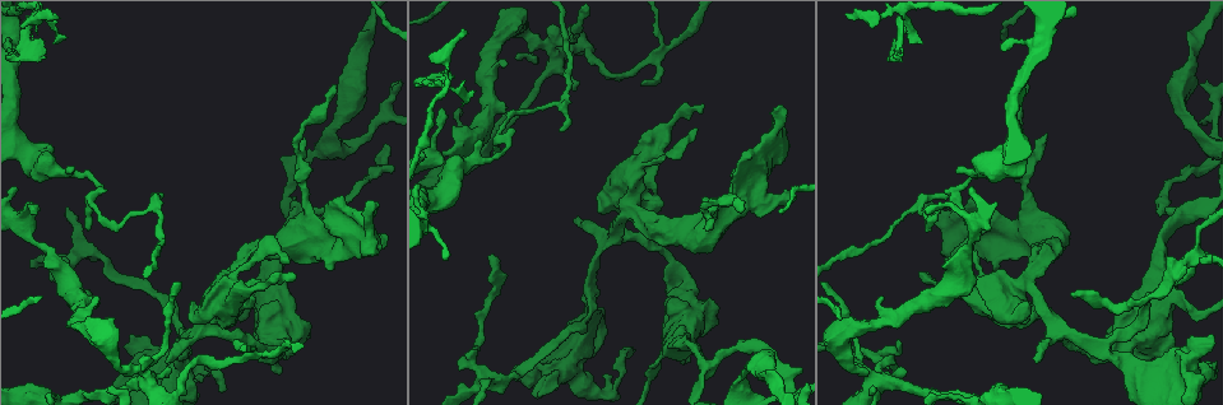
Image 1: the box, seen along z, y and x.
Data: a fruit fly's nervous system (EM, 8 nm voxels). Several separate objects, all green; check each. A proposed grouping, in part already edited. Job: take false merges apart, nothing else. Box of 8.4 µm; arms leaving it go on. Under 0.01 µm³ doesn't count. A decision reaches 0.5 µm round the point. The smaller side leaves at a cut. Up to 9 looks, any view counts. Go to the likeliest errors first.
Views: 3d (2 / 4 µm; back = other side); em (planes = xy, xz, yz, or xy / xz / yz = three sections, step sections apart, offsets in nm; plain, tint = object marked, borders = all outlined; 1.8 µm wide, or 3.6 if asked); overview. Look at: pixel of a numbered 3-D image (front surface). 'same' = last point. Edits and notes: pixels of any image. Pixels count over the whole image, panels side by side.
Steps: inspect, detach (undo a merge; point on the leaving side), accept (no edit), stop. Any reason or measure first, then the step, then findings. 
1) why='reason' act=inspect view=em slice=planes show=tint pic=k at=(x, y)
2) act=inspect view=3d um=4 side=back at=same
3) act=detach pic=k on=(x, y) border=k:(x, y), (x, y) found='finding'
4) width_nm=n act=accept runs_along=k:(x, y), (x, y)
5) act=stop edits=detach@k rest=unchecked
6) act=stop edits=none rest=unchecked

act=inspect view=3d um=2 side=back pic=1 at=(1107, 352)

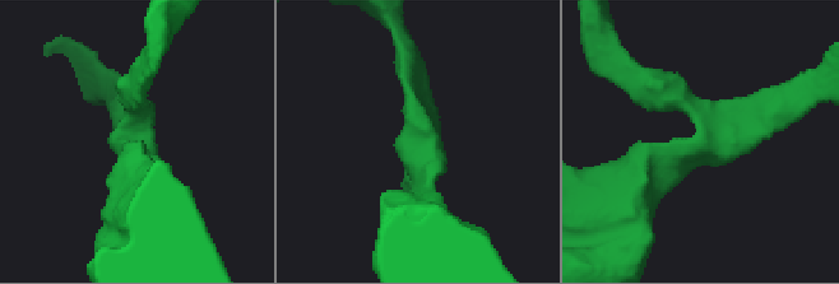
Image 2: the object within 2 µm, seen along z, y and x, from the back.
why='now the EM' act=inspect view=em um=3.6 slice=planes show=tint pic=2 at=(132, 145)

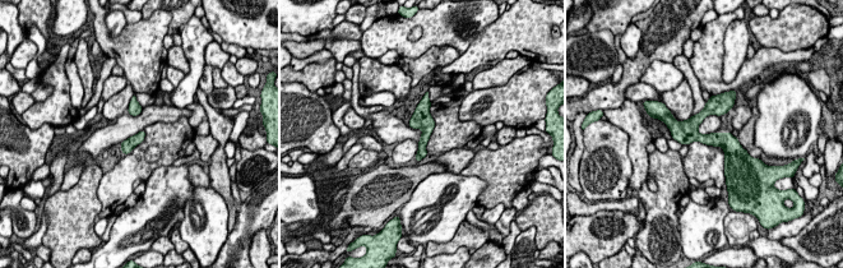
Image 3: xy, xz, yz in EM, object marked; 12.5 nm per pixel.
act=accept found='all the same cell'

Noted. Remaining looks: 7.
act=inspect view=em um=3.6 slice=yz step=8 show=tint pic=1 at=(439, 83)

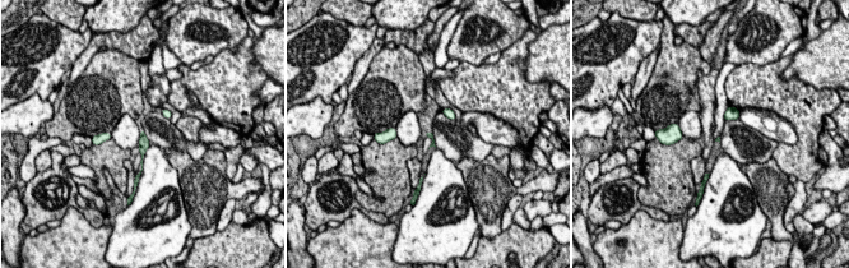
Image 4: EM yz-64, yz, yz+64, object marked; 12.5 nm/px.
why='cut it another way' act=inspect view=em um=3.6 slice=planes show=borders at=same

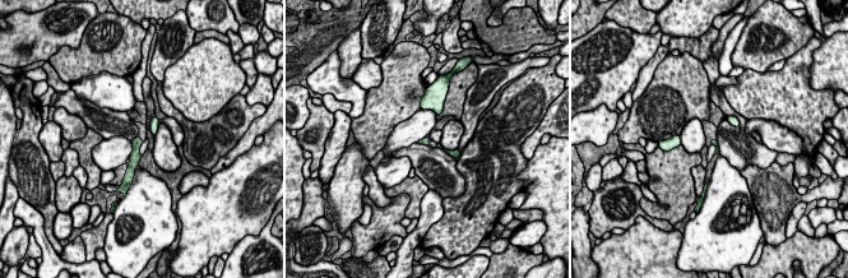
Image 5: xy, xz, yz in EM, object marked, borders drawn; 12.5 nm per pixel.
act=accept runs_along=5:(139, 140), (129, 176) found='one cell here'

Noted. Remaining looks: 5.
why='calibre changes' act=inspect view=em slice=yz step=16 show=tint pic=1 at=(647, 224)

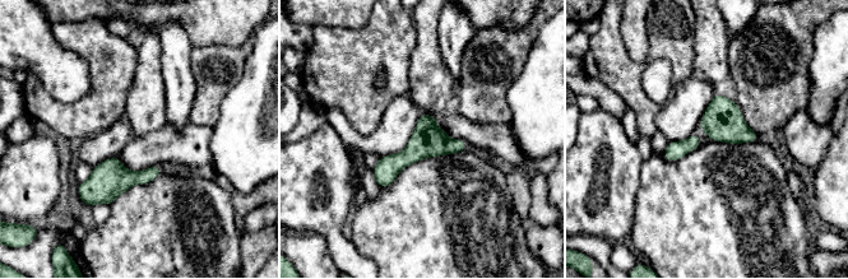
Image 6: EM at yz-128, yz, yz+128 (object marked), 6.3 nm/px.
width_nm=180 act=accept runs_along=6:(463, 144), (421, 145), (383, 184) found='continuous, no second cell'

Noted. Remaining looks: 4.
why='thick turns thin' act=inspect view=em slice=yz step=4 show=borders pic=1 at=(1147, 332)

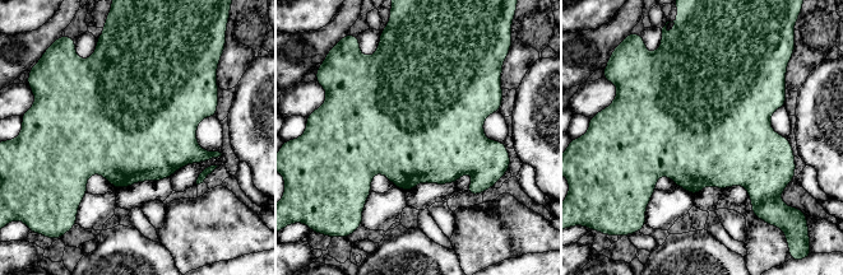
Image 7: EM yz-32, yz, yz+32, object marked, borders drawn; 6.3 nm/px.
why='cut it another way' act=inspect view=em slice=planes show=borders at=same

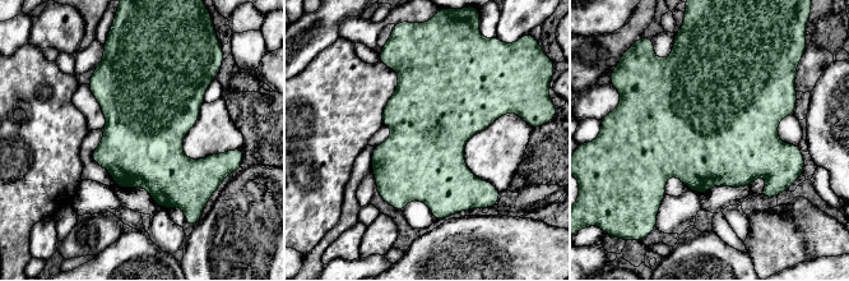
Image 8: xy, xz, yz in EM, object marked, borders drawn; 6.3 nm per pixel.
act=accept found='all the same cell'

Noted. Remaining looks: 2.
act=stop edits=none rest=unchecked

